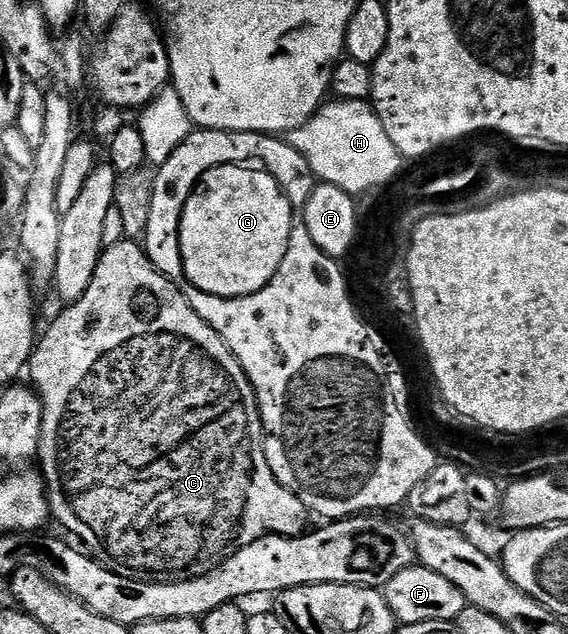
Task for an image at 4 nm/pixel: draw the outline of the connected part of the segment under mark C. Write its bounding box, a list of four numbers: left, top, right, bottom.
[28,239,312,581]

